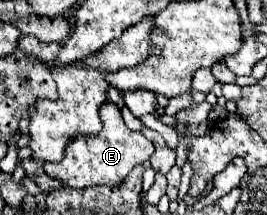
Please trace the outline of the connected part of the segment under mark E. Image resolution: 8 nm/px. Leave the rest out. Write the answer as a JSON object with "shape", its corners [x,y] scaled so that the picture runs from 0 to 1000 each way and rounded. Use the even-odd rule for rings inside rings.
{"shape":[[[390,474],[375,502],[382,605],[360,633],[285,633],[255,688],[232,753],[172,753],[165,800],[225,837],[262,874],[322,874],[322,865],[449,865],[449,847],[479,819],[479,800],[547,753],[577,716],[577,679],[524,614],[487,605],[449,530],[449,502],[419,474]]]}

